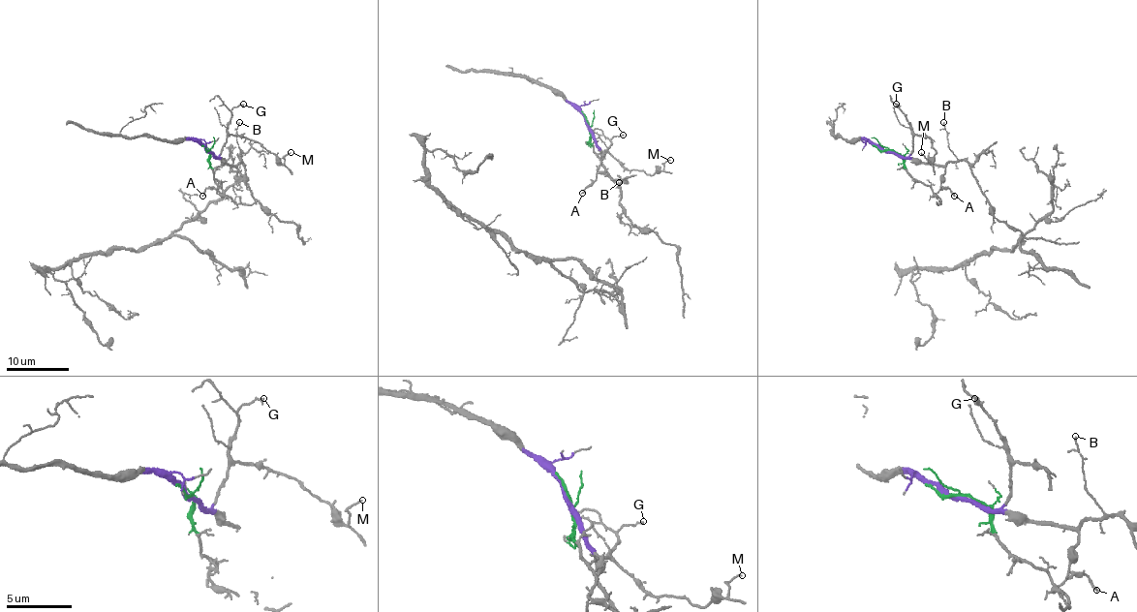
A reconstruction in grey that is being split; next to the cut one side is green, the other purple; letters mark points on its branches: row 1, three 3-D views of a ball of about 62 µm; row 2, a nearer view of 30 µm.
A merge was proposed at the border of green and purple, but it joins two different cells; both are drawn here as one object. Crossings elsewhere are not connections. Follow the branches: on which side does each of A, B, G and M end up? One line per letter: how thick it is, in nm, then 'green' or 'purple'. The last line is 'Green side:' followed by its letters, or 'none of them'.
A: calibre 160 nm; green
B: calibre 110 nm; purple
G: calibre 160 nm; purple
M: calibre 110 nm; purple
Green side: A

